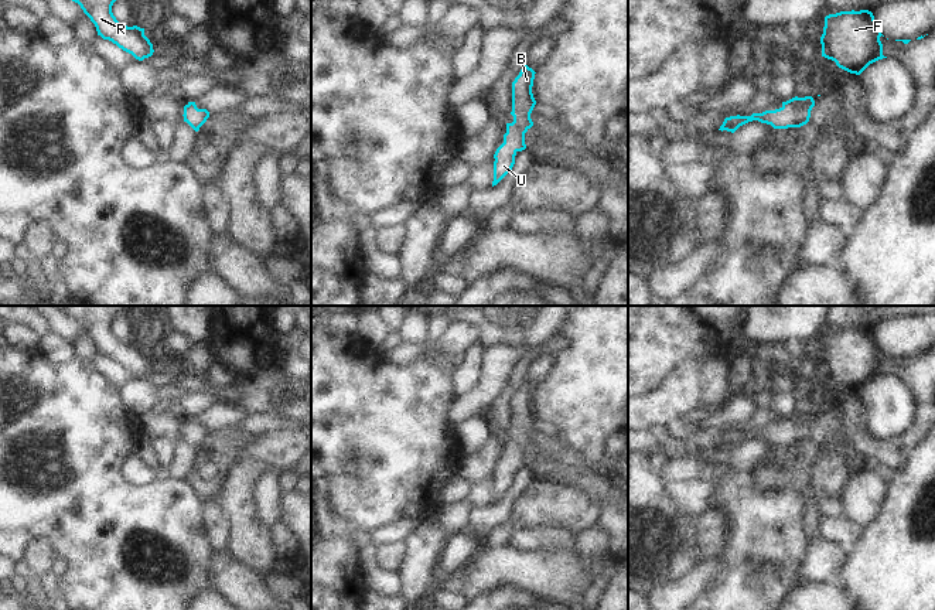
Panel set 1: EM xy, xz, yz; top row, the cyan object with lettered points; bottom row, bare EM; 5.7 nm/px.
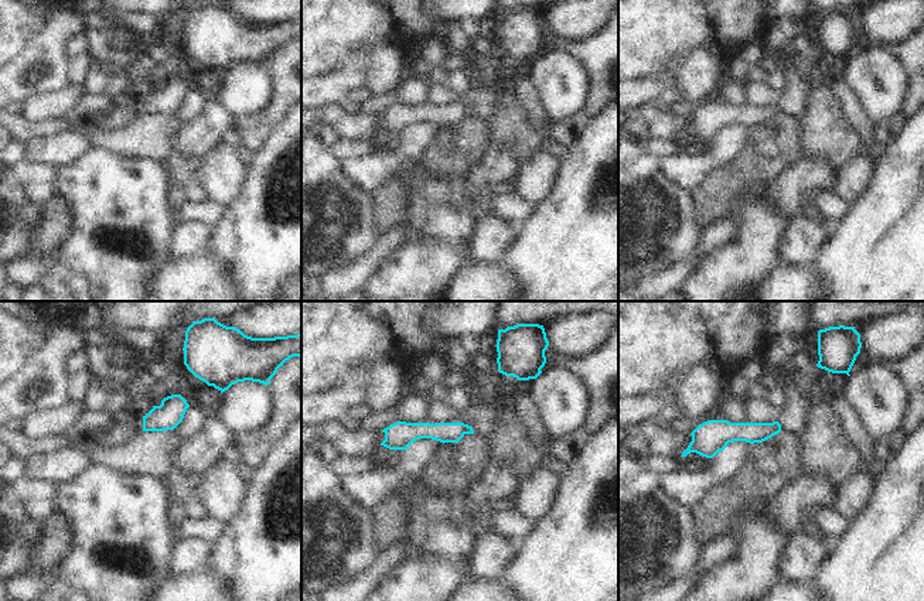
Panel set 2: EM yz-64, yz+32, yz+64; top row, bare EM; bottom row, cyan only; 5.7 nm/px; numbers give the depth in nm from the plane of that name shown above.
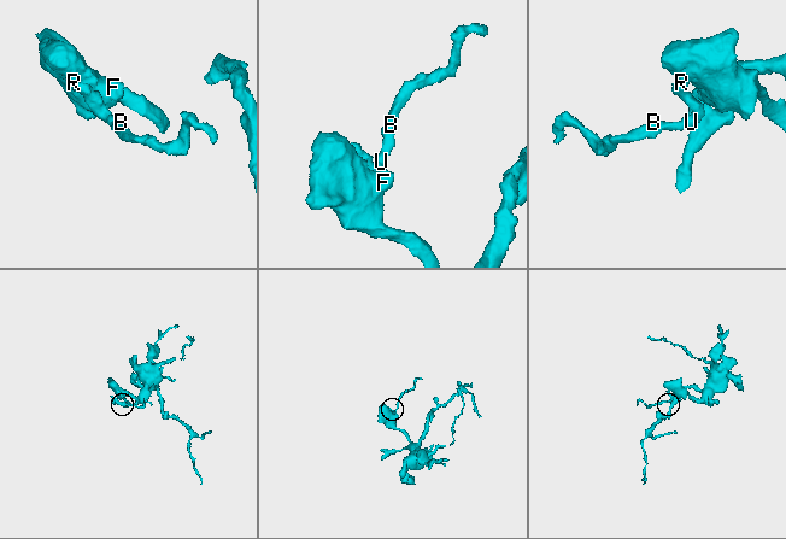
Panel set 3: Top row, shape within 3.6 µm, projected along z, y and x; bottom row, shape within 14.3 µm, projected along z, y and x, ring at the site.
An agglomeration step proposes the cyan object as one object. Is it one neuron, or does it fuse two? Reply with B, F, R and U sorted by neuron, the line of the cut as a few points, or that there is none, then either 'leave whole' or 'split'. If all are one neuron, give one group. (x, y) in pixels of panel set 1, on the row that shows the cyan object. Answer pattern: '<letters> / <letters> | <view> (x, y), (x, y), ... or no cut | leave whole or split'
B F R U | no cut | leave whole

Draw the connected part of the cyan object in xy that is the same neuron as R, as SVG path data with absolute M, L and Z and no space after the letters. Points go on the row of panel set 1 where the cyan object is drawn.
M72 0L81 6L83 13L95 24L98 35L109 40L123 51L143 61L153 55L153 44L144 35L144 28L127 27L116 20L112 6L116 0Z

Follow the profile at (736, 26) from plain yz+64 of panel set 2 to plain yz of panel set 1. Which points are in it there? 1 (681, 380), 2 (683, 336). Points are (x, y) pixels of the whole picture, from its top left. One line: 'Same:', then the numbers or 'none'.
Same: 2

